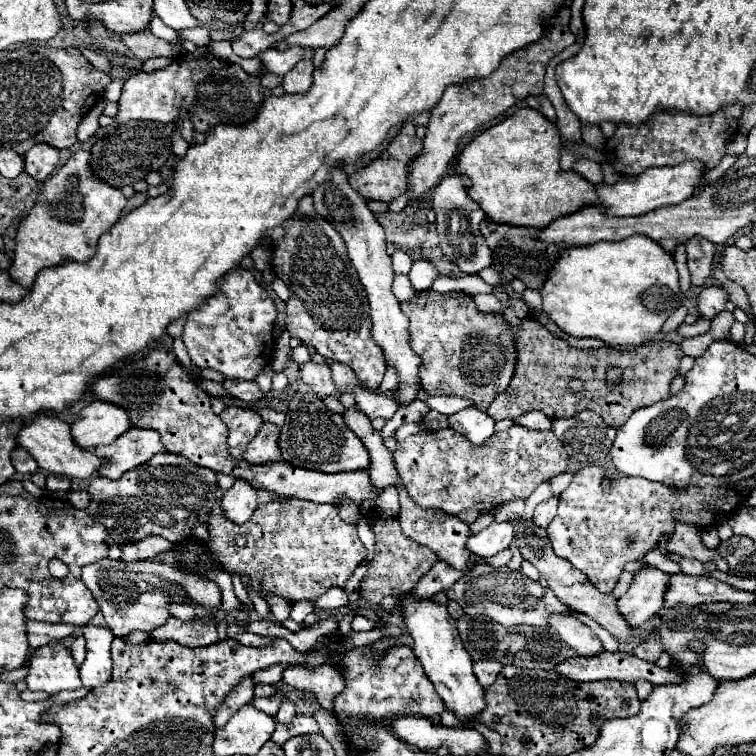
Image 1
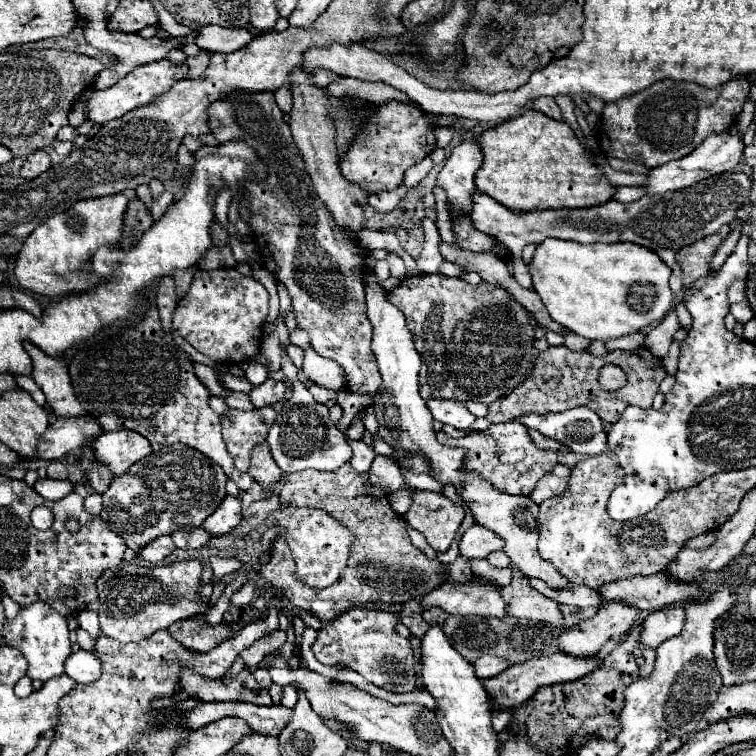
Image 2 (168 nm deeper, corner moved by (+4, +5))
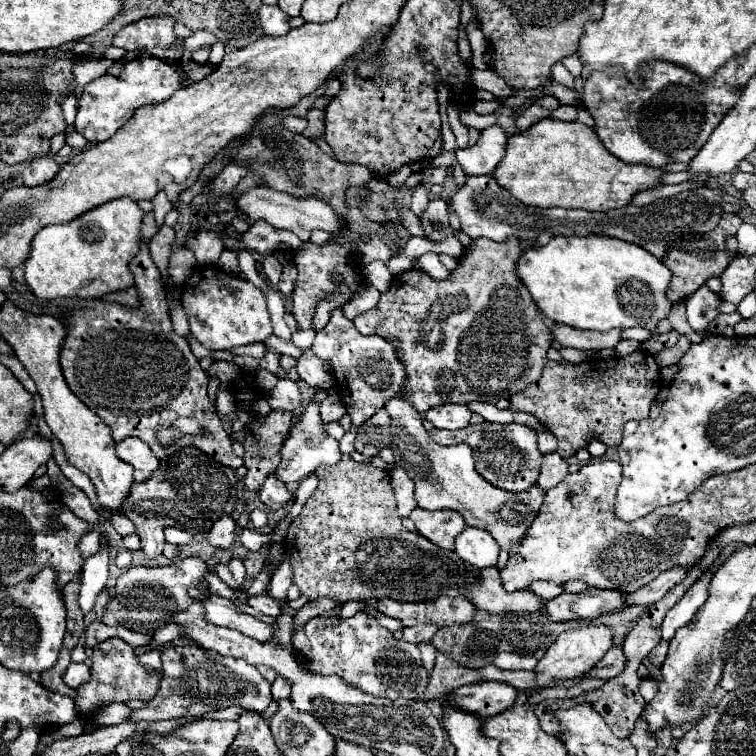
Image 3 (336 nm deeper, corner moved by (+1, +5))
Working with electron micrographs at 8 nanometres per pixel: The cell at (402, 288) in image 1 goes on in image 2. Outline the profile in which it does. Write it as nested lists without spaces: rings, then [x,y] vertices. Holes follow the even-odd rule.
[[[390,253],[390,255],[388,255],[388,259],[390,259],[390,273],[392,273],[394,277],[406,277],[406,271],[404,271],[404,261],[400,259],[400,255]]]

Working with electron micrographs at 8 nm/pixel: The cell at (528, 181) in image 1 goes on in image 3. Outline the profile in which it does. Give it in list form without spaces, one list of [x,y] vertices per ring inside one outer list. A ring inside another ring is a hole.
[[[543,119],[525,133],[509,137],[507,153],[497,165],[493,177],[525,205],[543,209],[565,207],[609,211],[629,205],[635,193],[661,185],[661,177],[665,173],[665,169],[647,167],[643,163],[623,163],[605,149],[591,127],[579,121],[565,123],[557,119]]]

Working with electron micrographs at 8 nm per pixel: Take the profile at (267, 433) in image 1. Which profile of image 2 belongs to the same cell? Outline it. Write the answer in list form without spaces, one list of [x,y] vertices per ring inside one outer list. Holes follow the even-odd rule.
[[[260,443],[254,447],[250,457],[250,469],[248,473],[262,483],[262,487],[272,487],[278,479],[282,479],[282,471],[278,469],[276,461],[272,459],[272,453],[268,449],[268,443]]]

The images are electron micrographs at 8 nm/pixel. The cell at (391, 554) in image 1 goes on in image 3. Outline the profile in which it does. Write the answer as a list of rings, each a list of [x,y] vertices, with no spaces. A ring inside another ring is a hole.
[[[341,455],[335,465],[317,467],[315,475],[319,477],[319,487],[307,499],[303,511],[295,517],[285,537],[285,551],[291,553],[293,581],[311,601],[317,597],[339,597],[341,605],[351,599],[379,601],[383,597],[391,597],[395,601],[433,601],[441,595],[463,595],[477,609],[487,613],[541,613],[541,597],[531,591],[503,591],[499,571],[495,567],[471,569],[471,565],[463,563],[455,551],[441,549],[423,535],[405,529],[397,515],[389,471],[355,463],[349,455]]]

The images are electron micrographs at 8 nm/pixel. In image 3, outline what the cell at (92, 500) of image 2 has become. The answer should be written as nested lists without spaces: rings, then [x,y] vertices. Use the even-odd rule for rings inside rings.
[[[115,513],[113,517],[111,517],[111,523],[115,525],[115,531],[121,535],[121,537],[125,537],[125,535],[137,535],[137,531],[135,531],[135,525],[125,517],[125,515],[119,515],[119,513]]]

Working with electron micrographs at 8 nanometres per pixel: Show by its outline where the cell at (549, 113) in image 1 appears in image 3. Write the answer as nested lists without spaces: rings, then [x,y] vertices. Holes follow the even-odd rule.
[[[561,105],[559,109],[553,111],[551,117],[559,119],[559,121],[575,121],[575,119],[577,119],[577,109],[575,109],[575,107],[565,107],[565,105]]]

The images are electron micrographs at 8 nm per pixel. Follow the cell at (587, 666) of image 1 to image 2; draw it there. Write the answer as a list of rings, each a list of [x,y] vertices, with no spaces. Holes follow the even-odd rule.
[[[554,653],[548,657],[534,657],[530,661],[518,663],[518,665],[510,665],[504,673],[490,677],[484,681],[484,689],[488,691],[490,697],[494,697],[496,701],[500,701],[500,705],[518,705],[524,703],[528,697],[532,697],[532,693],[540,687],[540,685],[552,685],[552,683],[564,683],[564,681],[576,681],[588,673],[592,673],[594,669],[598,669],[604,661],[600,657],[572,657],[568,653]]]

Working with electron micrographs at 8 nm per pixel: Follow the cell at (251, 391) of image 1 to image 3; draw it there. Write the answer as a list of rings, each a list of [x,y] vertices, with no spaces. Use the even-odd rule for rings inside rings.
[[[279,379],[277,385],[271,389],[269,395],[271,409],[287,409],[287,411],[299,411],[301,407],[301,391],[295,381],[291,379]]]

